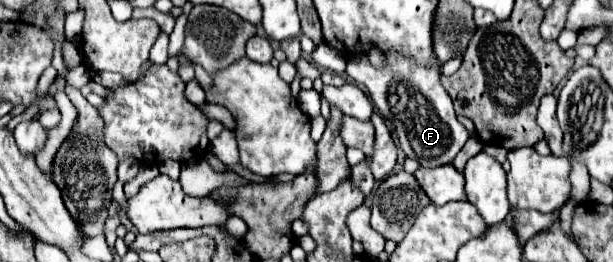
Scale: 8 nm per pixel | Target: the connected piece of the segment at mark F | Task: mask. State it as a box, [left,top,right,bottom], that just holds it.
[346,56,470,168]

